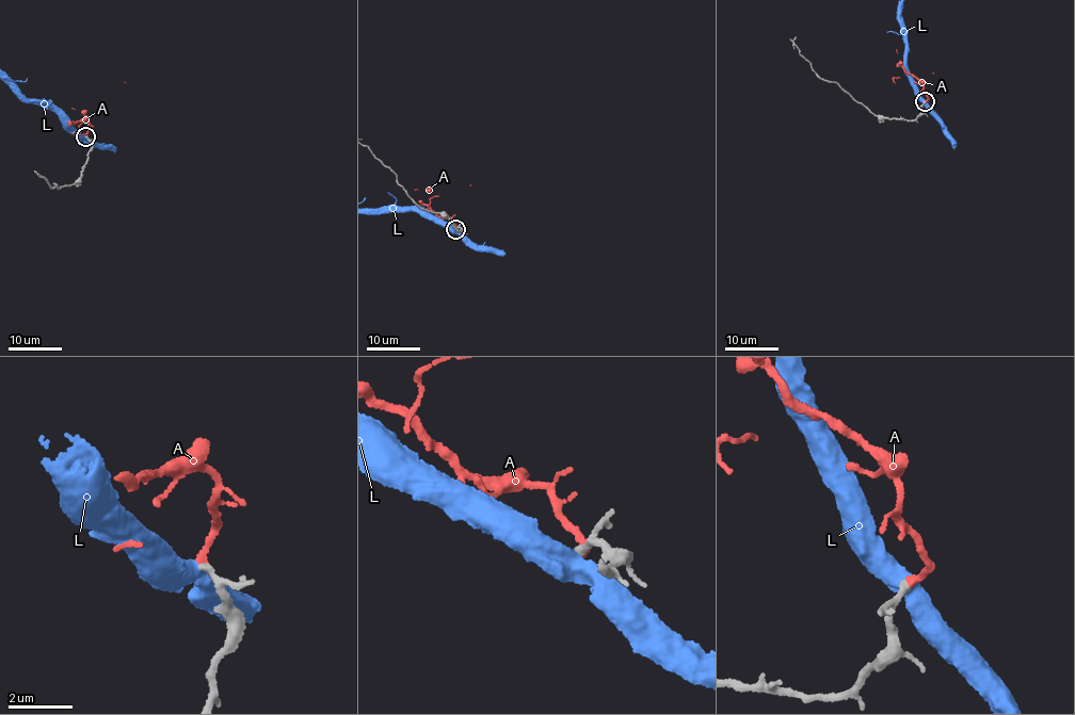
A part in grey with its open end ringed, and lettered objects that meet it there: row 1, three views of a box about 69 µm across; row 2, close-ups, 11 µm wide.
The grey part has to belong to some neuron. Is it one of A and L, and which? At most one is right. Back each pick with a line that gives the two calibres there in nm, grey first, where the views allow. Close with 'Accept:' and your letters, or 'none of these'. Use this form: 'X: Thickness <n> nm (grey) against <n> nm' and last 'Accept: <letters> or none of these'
A: Thickness 180 nm (grey) against 190 nm
Accept: A

